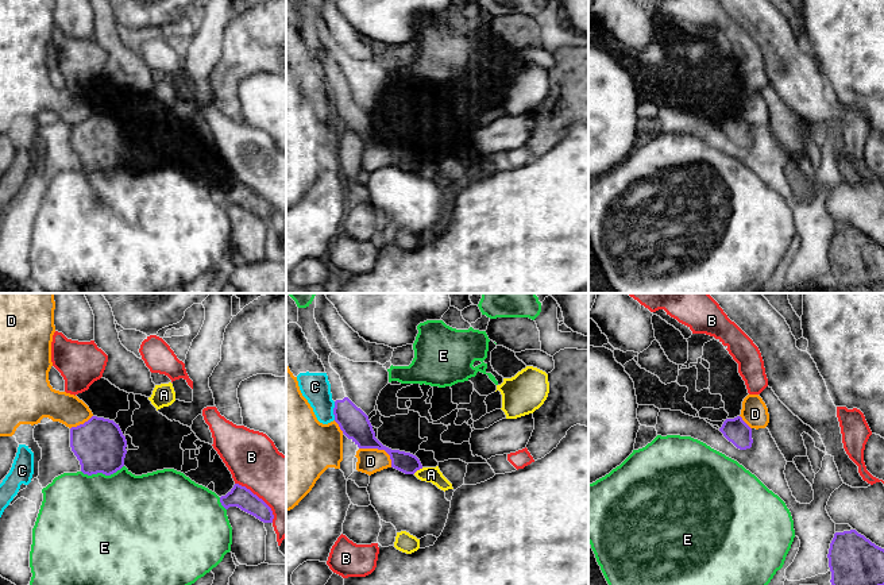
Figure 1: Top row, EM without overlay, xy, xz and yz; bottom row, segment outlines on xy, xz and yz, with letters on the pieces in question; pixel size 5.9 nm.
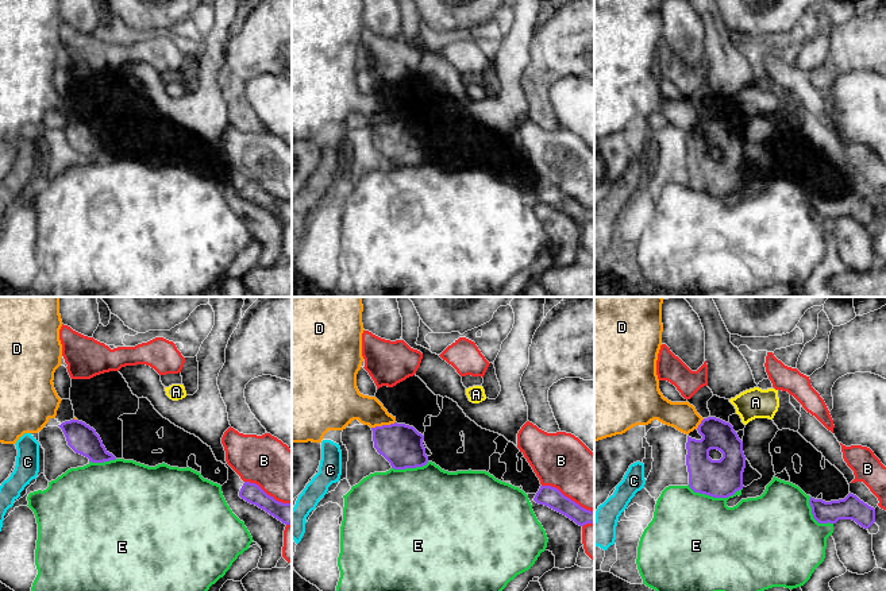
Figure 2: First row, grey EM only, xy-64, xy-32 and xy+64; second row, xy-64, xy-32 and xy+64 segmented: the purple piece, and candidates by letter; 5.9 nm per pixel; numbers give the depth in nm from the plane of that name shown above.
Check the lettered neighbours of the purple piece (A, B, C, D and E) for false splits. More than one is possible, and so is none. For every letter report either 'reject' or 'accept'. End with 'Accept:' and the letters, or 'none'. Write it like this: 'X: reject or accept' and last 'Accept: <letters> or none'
A: reject
B: reject
C: reject
D: reject
E: reject
Accept: none

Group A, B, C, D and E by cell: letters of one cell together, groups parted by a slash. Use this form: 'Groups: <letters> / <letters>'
Groups: A / B / C / D / E

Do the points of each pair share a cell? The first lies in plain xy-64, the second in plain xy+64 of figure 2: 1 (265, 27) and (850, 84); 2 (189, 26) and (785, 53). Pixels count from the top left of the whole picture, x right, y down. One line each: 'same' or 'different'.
1: different
2: same

